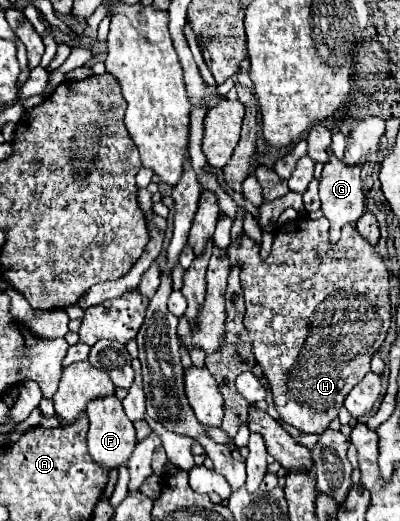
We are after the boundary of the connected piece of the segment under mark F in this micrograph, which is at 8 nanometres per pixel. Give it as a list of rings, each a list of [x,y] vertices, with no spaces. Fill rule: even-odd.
[[[112,394],[112,396],[102,396],[102,398],[94,398],[88,402],[86,406],[86,416],[90,418],[90,430],[88,430],[88,450],[90,456],[104,464],[106,468],[118,468],[120,464],[124,464],[136,446],[136,434],[134,434],[134,426],[128,420],[128,416],[124,414],[122,402]]]

